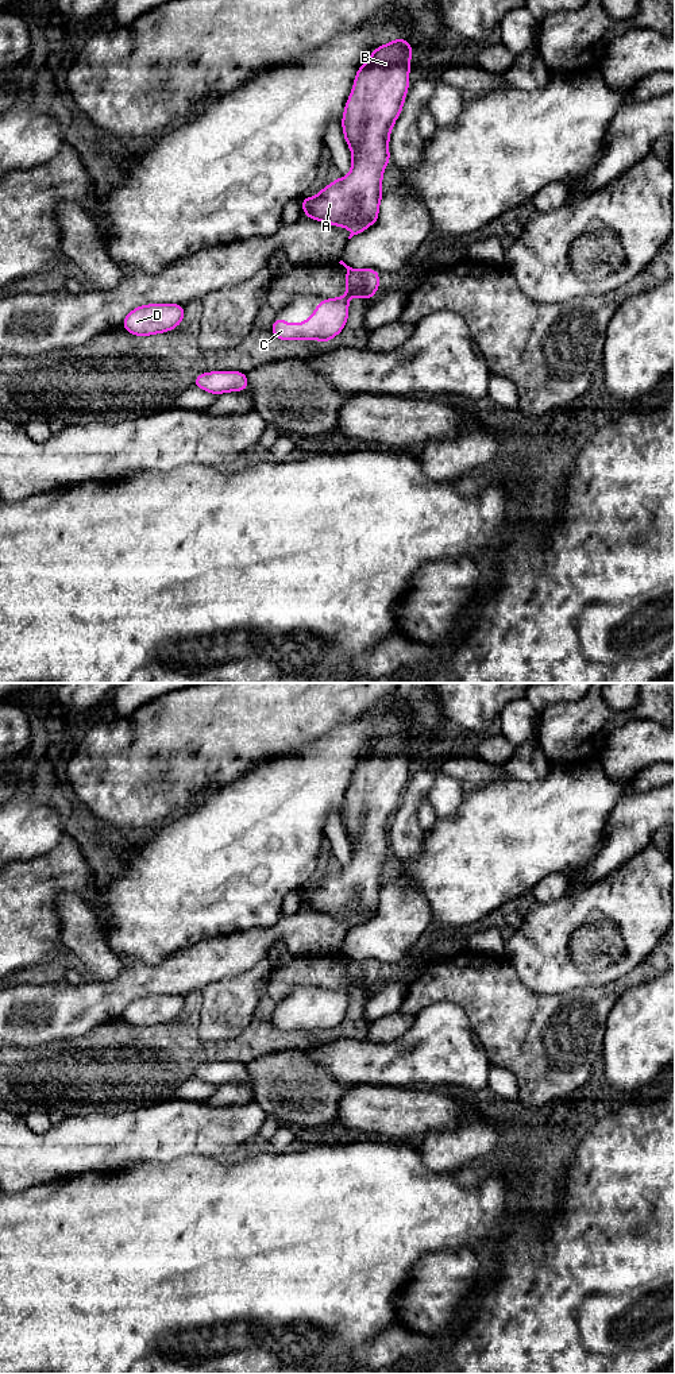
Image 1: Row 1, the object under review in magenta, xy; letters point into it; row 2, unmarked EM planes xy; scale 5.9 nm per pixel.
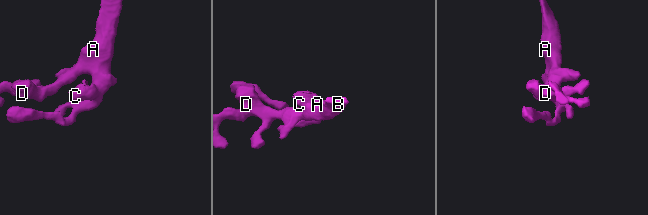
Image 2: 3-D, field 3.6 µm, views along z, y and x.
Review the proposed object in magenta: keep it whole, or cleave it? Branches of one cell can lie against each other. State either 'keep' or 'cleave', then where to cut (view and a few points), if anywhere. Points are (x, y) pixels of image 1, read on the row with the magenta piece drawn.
keep | no cut

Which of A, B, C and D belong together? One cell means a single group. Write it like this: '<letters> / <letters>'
A B C D

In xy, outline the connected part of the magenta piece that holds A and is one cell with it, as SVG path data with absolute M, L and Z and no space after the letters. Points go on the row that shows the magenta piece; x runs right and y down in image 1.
M400 38L400 39L396 39L390 43L385 43L383 46L379 46L378 49L373 50L370 53L370 61L359 66L356 76L355 76L351 94L350 94L350 97L346 103L346 107L344 107L344 115L342 117L342 127L343 127L344 139L346 139L346 142L351 150L351 154L352 154L351 170L346 178L335 178L333 182L331 185L323 188L317 196L309 197L309 198L304 197L301 200L301 207L305 212L305 217L309 217L309 219L317 220L317 221L323 221L323 223L328 223L328 224L332 224L336 227L347 227L351 231L348 239L351 239L354 235L358 235L358 233L367 231L366 227L369 224L371 224L374 227L377 220L378 220L379 202L381 202L381 198L383 196L383 193L382 193L382 175L383 175L385 166L390 162L390 154L389 154L390 131L394 127L396 119L401 115L401 111L404 107L404 100L405 100L406 92L409 89L409 70L410 70L410 55L412 55L412 53L413 53L413 49L412 49L410 43L405 38Z

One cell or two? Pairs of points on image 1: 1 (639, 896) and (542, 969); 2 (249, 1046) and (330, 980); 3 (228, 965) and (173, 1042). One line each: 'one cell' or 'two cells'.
1: one cell
2: one cell
3: two cells

